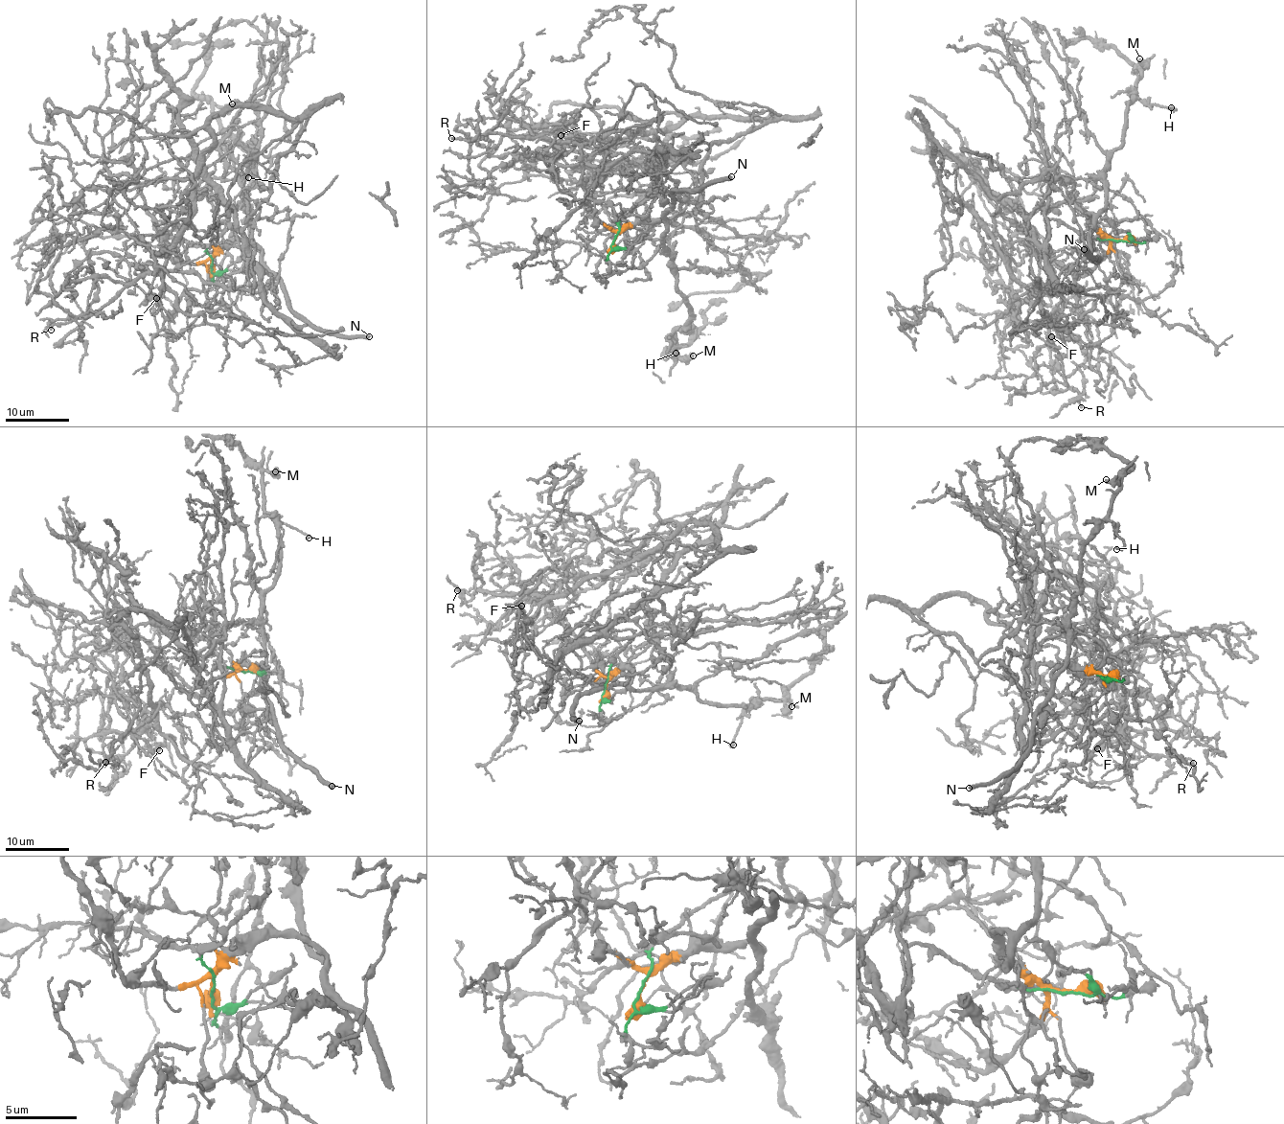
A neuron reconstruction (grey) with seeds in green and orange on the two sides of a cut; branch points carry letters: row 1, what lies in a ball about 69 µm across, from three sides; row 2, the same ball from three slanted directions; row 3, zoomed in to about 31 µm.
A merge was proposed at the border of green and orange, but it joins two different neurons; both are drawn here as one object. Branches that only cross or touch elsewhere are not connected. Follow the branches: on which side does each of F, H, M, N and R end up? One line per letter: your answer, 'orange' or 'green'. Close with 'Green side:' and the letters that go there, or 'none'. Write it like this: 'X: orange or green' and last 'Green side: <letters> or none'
F: green
H: orange
M: orange
N: orange
R: green
Green side: F, R

